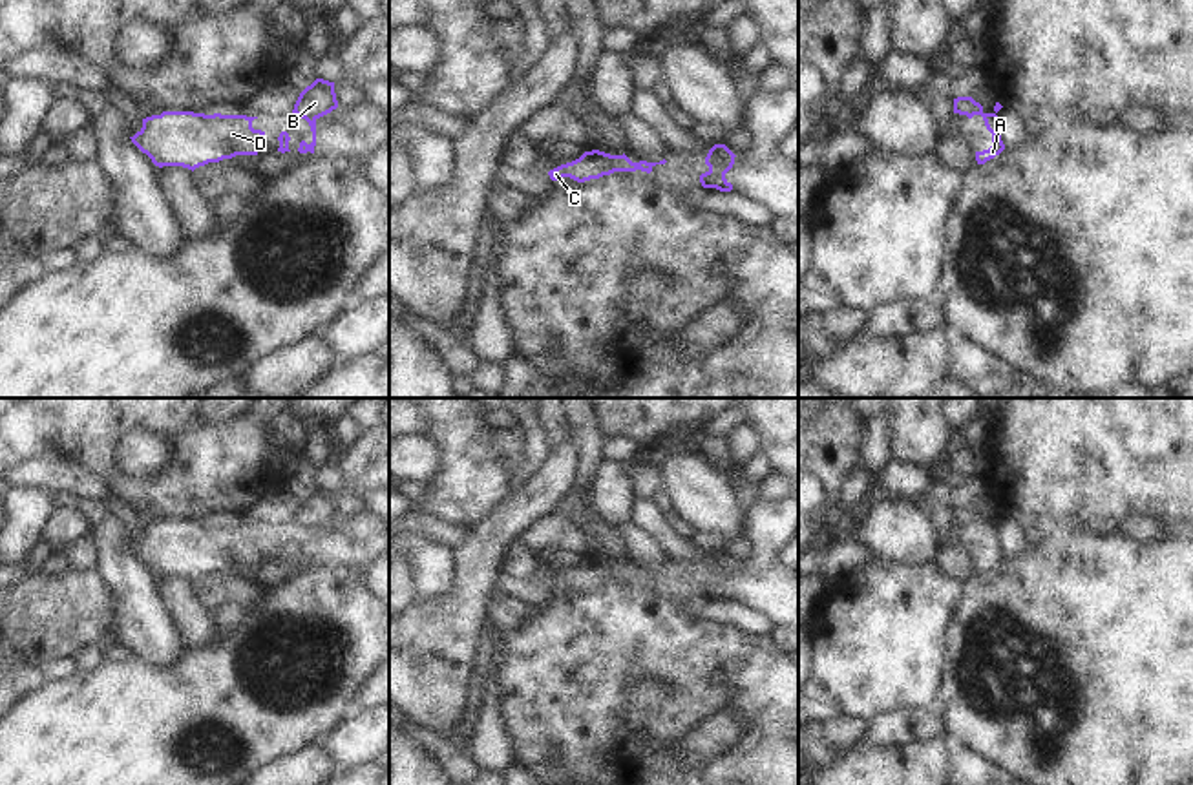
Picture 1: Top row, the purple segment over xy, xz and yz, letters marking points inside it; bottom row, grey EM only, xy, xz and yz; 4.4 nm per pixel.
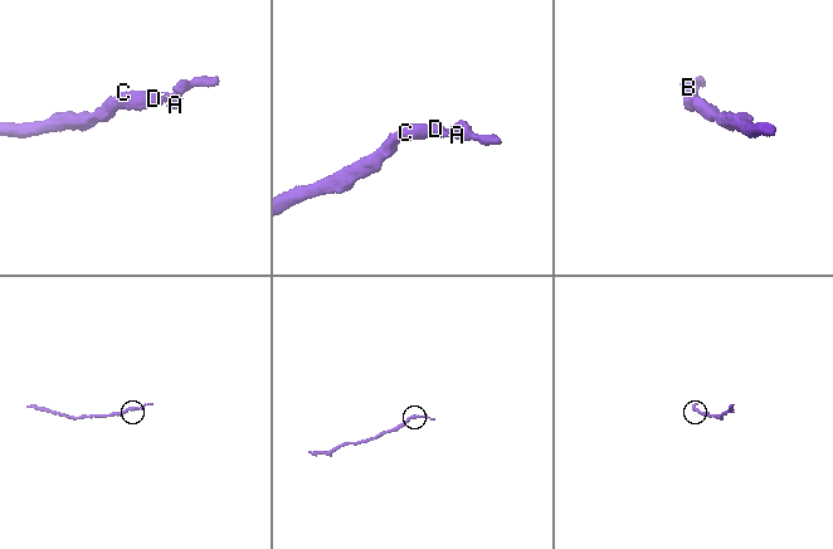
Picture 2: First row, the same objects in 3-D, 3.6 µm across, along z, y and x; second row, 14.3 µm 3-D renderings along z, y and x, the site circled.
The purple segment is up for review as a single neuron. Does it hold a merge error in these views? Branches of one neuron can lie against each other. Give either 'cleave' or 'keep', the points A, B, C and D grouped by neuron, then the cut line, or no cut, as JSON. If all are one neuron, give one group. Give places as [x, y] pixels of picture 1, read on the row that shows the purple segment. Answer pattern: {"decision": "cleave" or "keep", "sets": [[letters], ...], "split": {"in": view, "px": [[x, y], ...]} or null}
{"decision": "cleave", "sets": [["A", "C", "D"], ["B"]], "split": {"in": "xz", "px": [[709, 170], [718, 170], [724, 176]]}}

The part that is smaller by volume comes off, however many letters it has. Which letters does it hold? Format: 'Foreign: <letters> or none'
Foreign: B

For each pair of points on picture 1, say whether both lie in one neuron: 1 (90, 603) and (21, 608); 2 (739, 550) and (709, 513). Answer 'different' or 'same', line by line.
1: same
2: different

